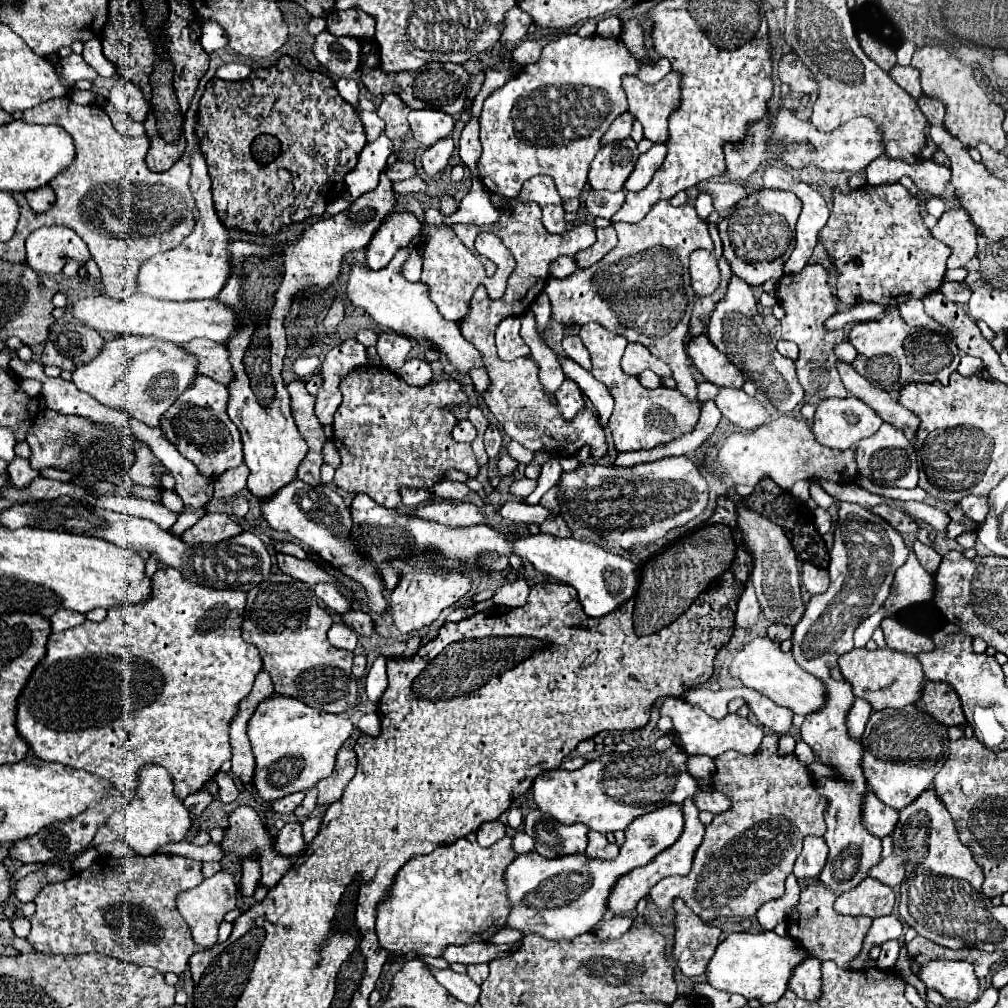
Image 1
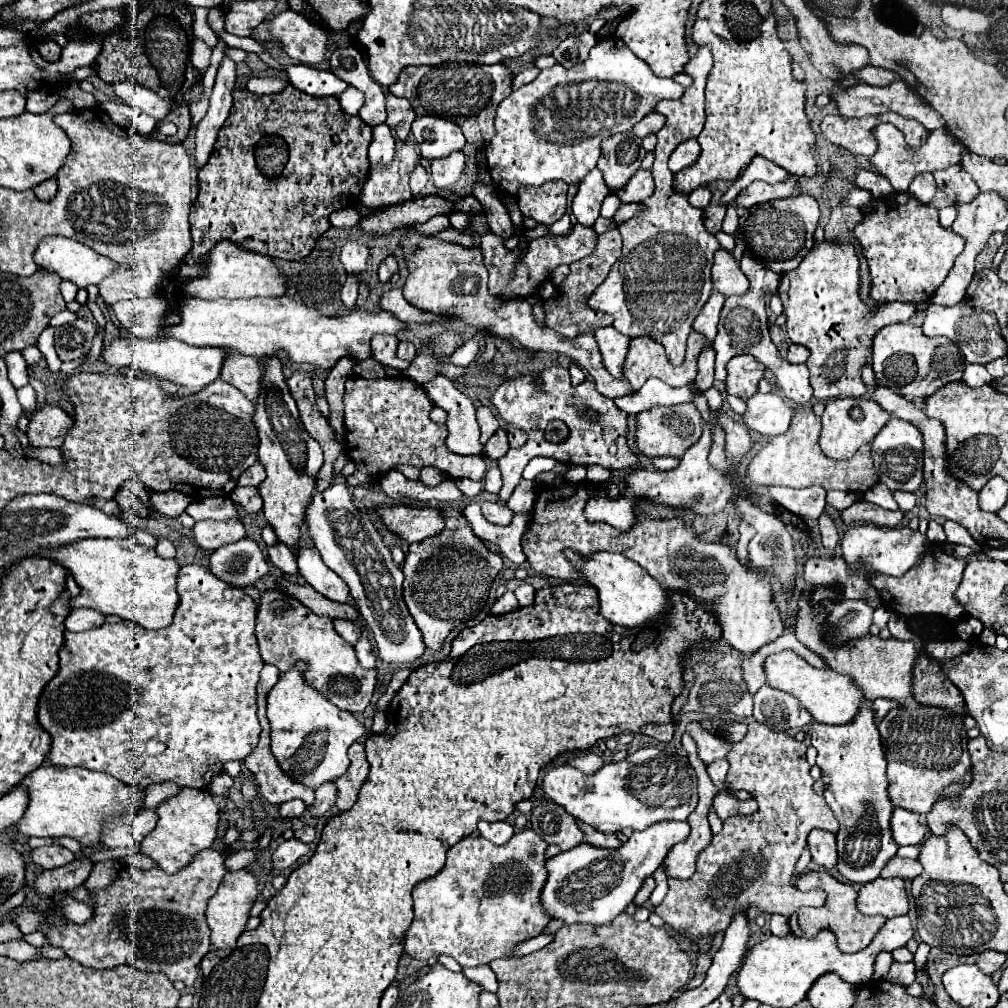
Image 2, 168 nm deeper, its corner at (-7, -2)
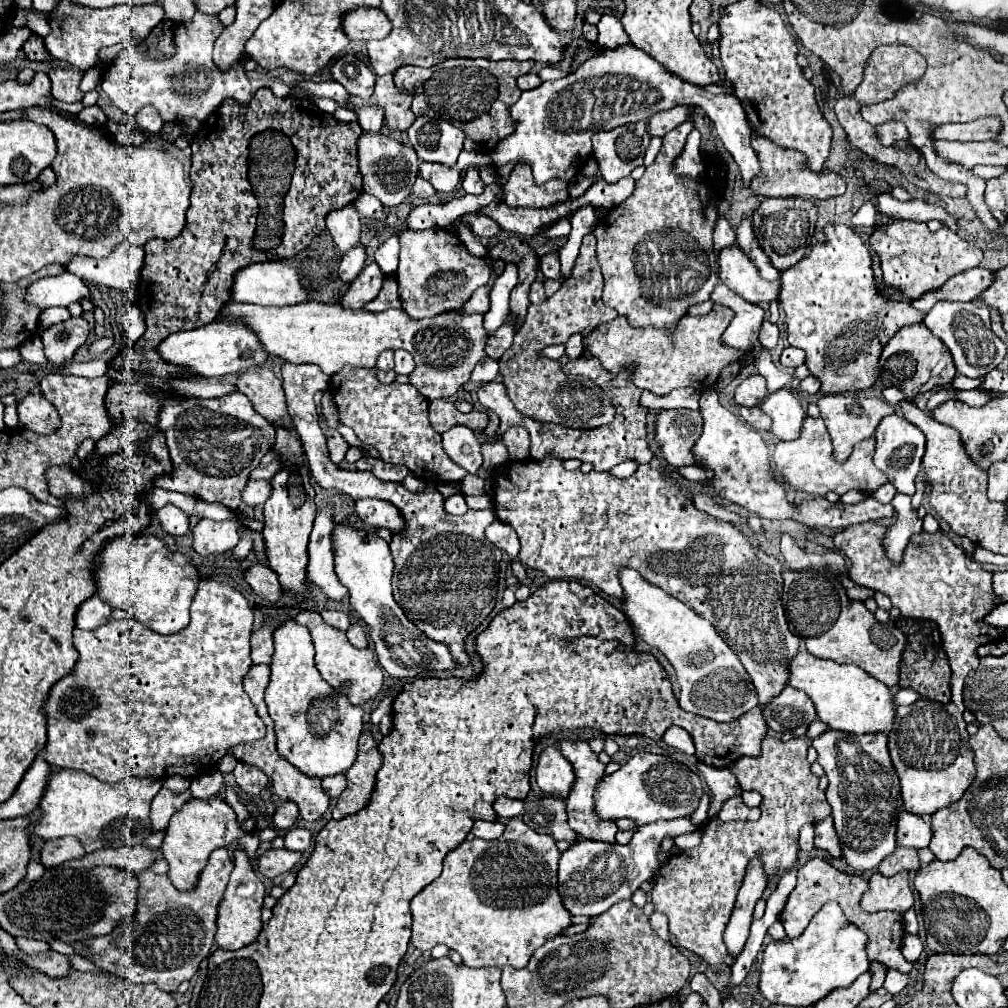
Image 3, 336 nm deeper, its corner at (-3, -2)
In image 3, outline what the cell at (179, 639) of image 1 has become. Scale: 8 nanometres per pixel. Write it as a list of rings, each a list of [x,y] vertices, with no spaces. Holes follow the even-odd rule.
[[[200,578],[200,582],[196,584],[196,594],[194,594],[194,600],[190,606],[190,624],[176,634],[170,634],[170,636],[156,634],[154,630],[146,628],[132,616],[128,616],[124,620],[110,620],[108,624],[104,624],[96,630],[90,630],[90,632],[74,628],[74,648],[80,654],[78,662],[68,676],[60,678],[52,686],[52,690],[44,702],[44,714],[48,720],[48,742],[44,748],[44,760],[58,768],[76,768],[76,770],[88,772],[102,782],[120,782],[128,776],[144,776],[144,778],[150,776],[150,778],[160,778],[160,780],[168,778],[168,776],[182,776],[186,780],[194,780],[202,774],[216,770],[218,762],[226,754],[230,754],[234,746],[246,744],[246,742],[256,742],[256,740],[264,738],[264,734],[266,734],[266,726],[260,720],[260,716],[256,714],[256,706],[250,702],[250,698],[242,686],[242,678],[252,666],[250,632],[252,632],[252,610],[248,606],[248,600],[232,586],[220,584],[210,578]]]

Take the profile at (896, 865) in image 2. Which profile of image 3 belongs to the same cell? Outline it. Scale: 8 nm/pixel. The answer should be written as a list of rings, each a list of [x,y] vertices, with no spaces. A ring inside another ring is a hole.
[[[896,848],[888,858],[884,858],[884,862],[880,862],[878,872],[884,876],[894,876],[900,870],[908,870],[908,872],[916,872],[920,868],[920,860],[916,856],[916,850],[912,848]]]

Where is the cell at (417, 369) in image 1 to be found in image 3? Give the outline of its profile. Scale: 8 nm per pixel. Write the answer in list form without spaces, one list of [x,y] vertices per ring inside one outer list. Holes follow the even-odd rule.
[[[454,426],[442,434],[444,452],[470,474],[476,474],[482,466],[480,442],[468,426]]]

